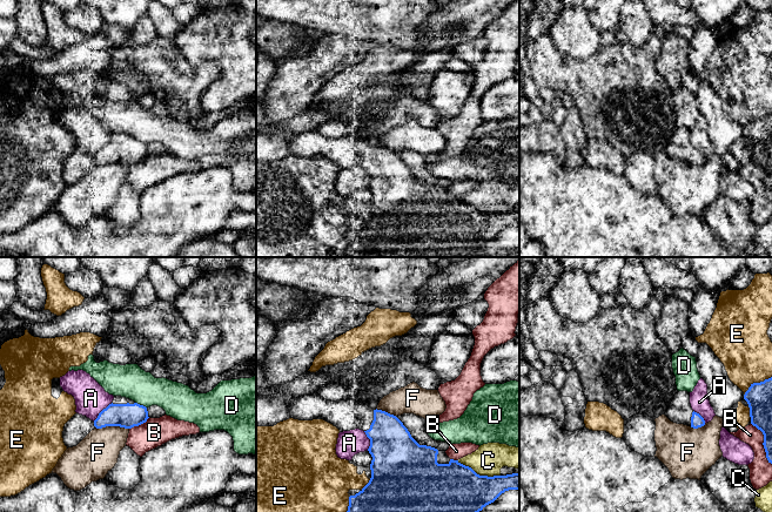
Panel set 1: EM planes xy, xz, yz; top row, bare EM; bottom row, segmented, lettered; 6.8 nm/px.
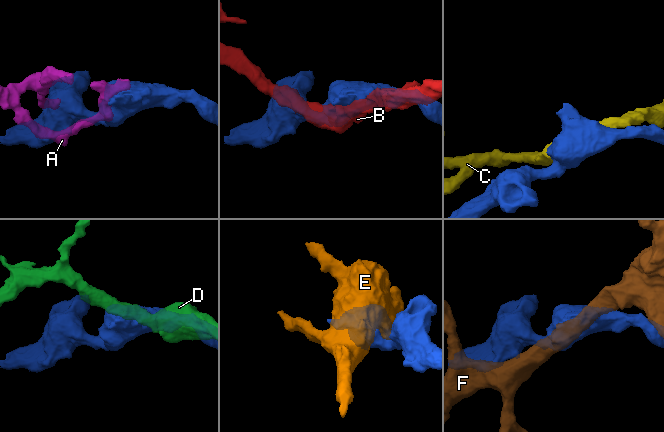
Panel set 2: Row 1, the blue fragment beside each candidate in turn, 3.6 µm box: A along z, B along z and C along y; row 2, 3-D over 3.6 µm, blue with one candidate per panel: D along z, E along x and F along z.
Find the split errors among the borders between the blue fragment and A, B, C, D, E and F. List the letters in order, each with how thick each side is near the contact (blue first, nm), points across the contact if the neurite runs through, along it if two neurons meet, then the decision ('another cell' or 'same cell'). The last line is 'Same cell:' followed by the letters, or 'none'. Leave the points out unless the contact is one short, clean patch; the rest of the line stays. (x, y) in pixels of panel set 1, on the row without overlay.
A: 170/220 nm | another cell
B: 160/160 nm | another cell
C: 400/200 nm | another cell
D: 170/240 nm | along xy (135, 139), (146, 145) | another cell
E: 180/360 nm | another cell
F: 170/280 nm | along xy (95, 163), (123, 163), (128, 166) | another cell
Same cell: none

